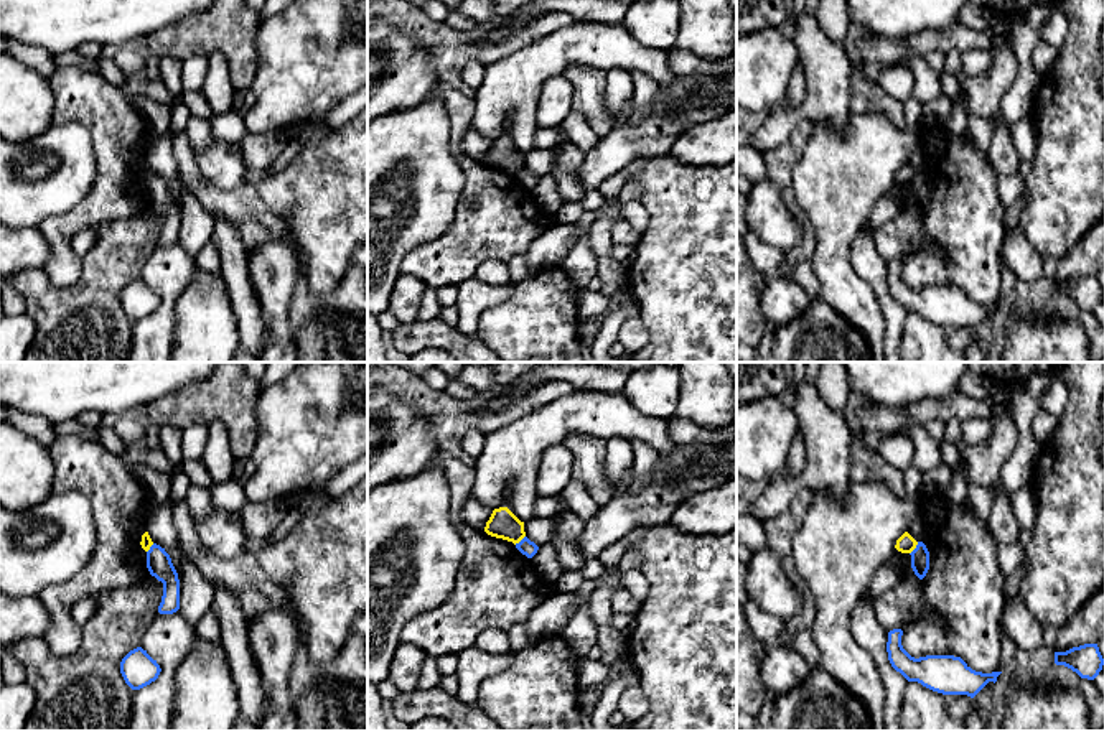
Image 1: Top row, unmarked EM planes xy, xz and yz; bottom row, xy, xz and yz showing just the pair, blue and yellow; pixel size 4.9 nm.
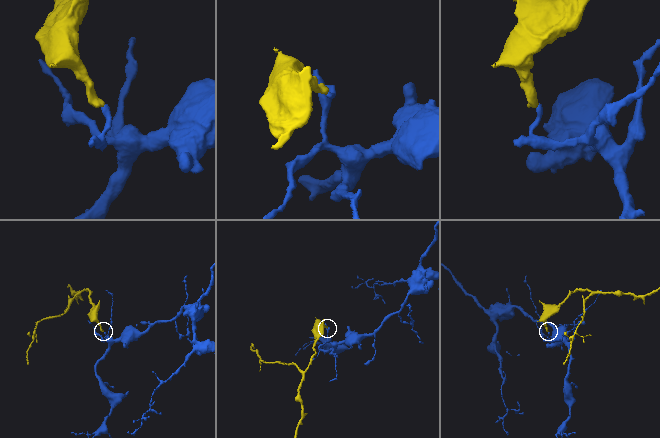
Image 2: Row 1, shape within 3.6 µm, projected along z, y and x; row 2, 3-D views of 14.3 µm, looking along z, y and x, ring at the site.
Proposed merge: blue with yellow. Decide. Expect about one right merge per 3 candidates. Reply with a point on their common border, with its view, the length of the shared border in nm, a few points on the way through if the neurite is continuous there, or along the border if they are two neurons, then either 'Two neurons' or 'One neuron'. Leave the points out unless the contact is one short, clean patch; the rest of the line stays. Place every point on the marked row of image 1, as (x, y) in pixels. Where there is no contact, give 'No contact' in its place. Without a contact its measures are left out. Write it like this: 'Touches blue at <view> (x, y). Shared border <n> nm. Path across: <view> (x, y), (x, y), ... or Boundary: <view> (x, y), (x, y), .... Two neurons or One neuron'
Touches blue at yz (915, 549). Shared border 80 nm. Boundary: yz (918, 542), (910, 554). Two neurons

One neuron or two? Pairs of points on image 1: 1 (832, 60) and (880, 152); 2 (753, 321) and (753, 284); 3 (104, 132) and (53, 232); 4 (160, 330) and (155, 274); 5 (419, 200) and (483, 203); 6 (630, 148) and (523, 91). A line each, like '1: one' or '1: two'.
1: two
2: one
3: one
4: one
5: two
6: two

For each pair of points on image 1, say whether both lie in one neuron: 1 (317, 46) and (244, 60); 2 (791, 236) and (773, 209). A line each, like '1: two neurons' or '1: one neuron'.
1: two neurons
2: one neuron

